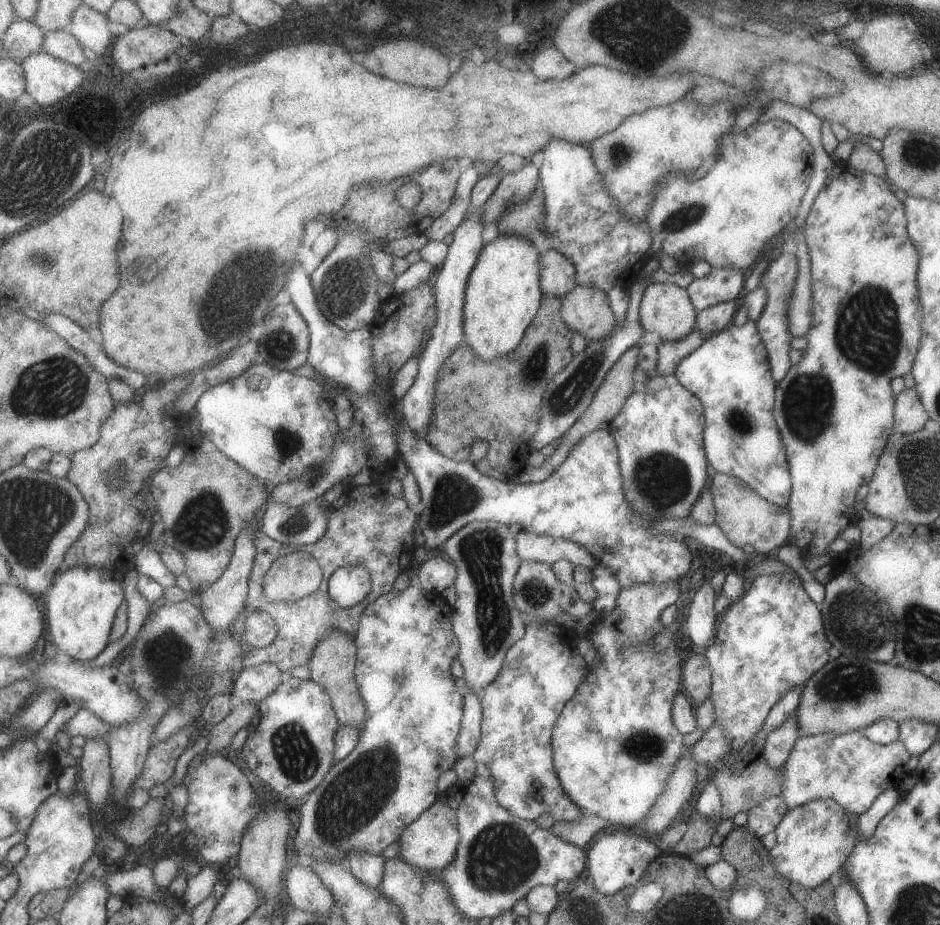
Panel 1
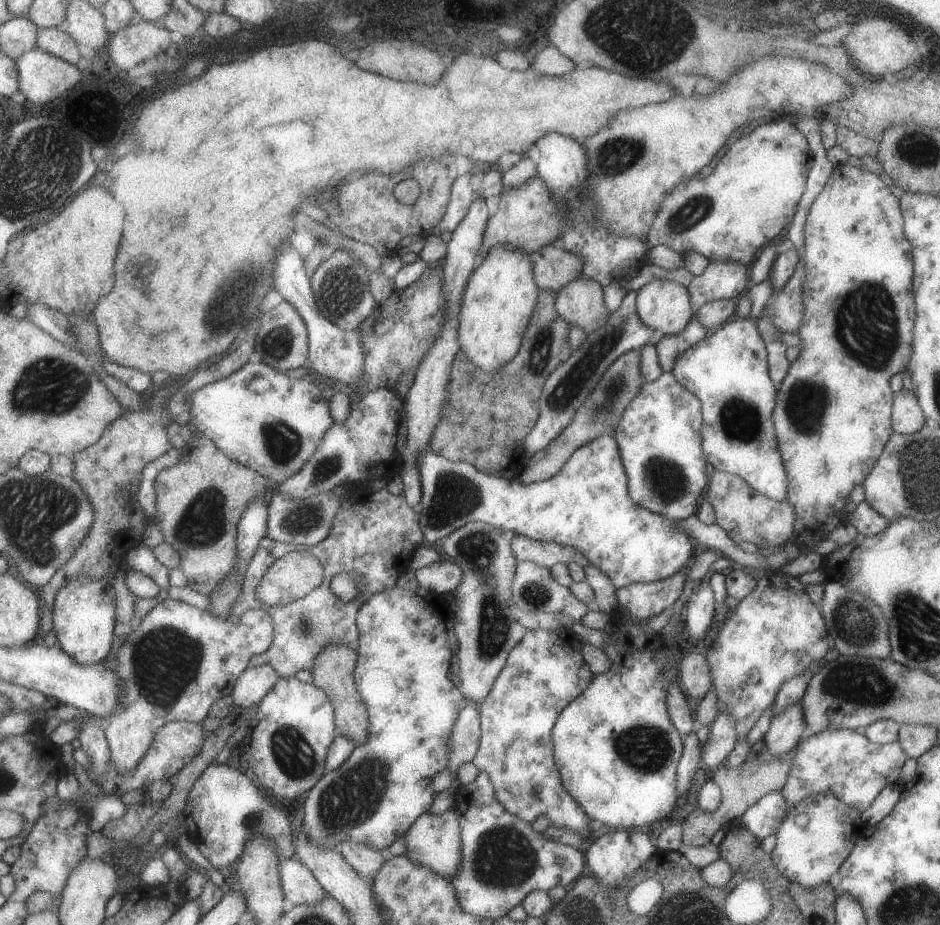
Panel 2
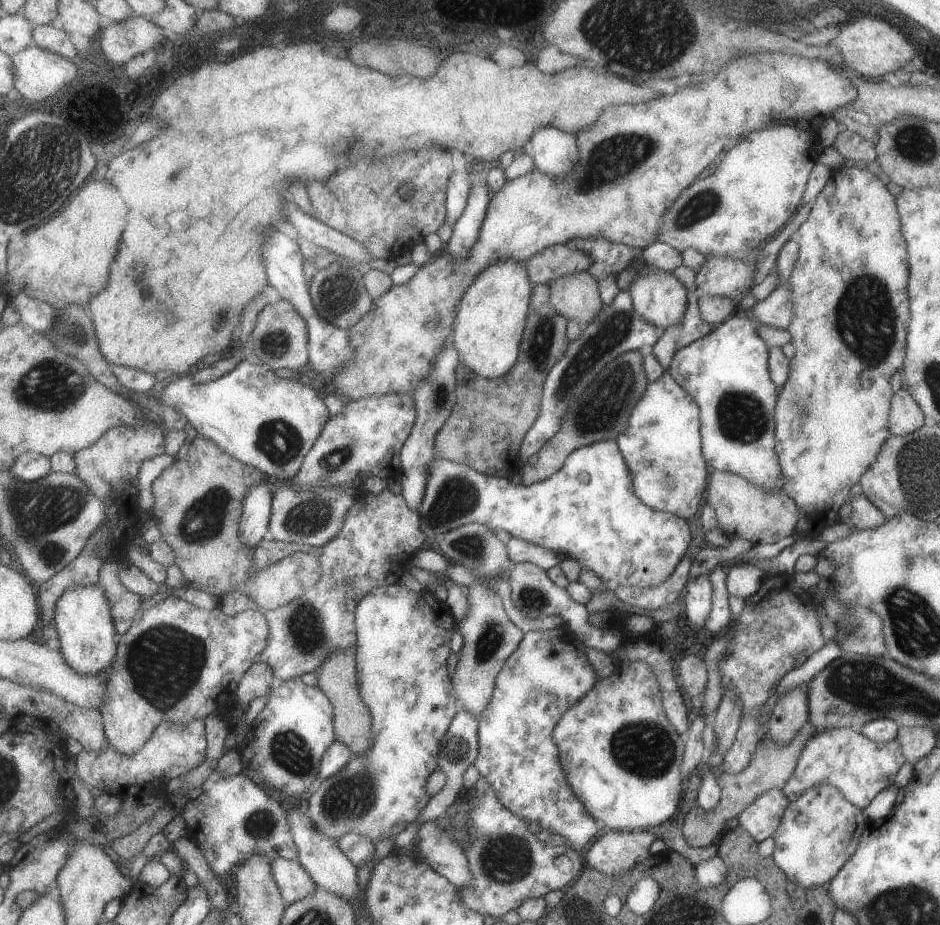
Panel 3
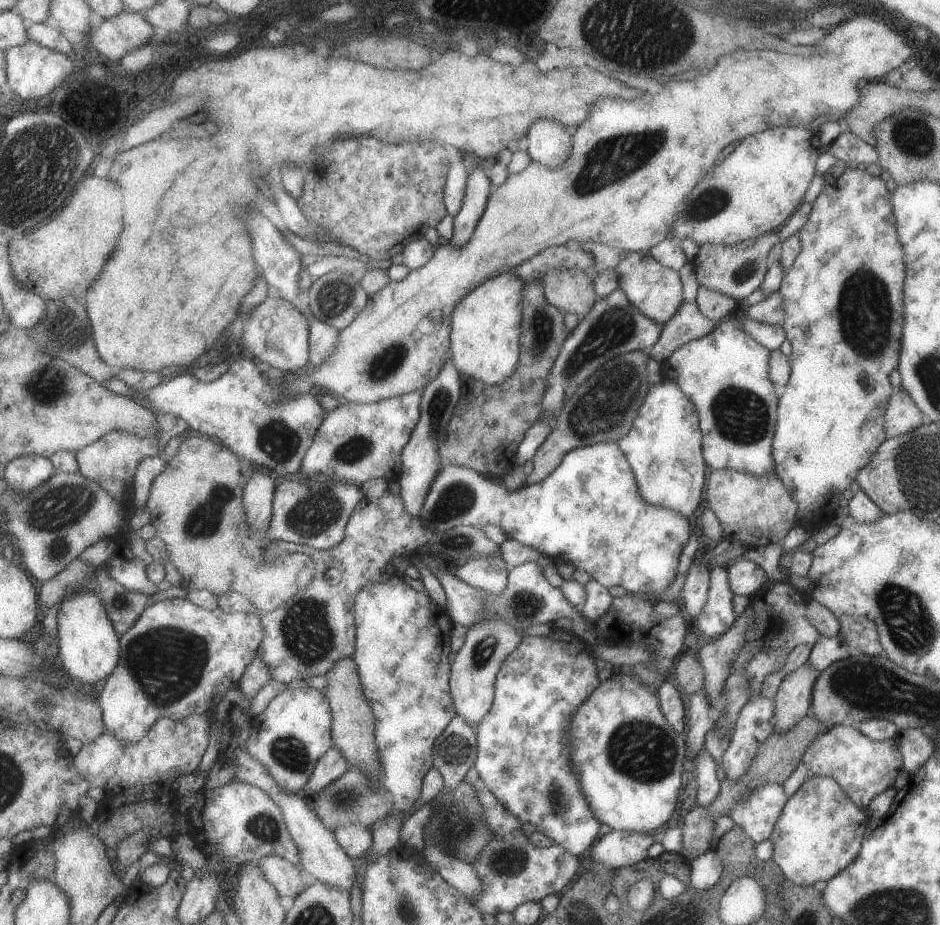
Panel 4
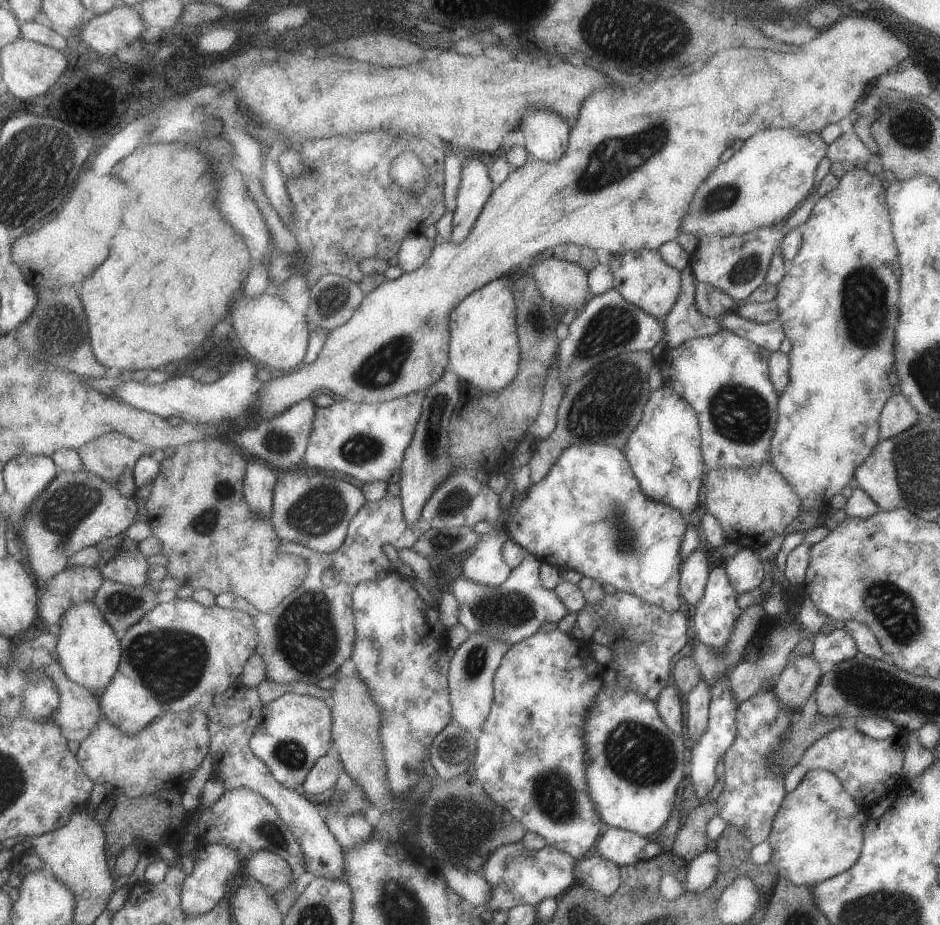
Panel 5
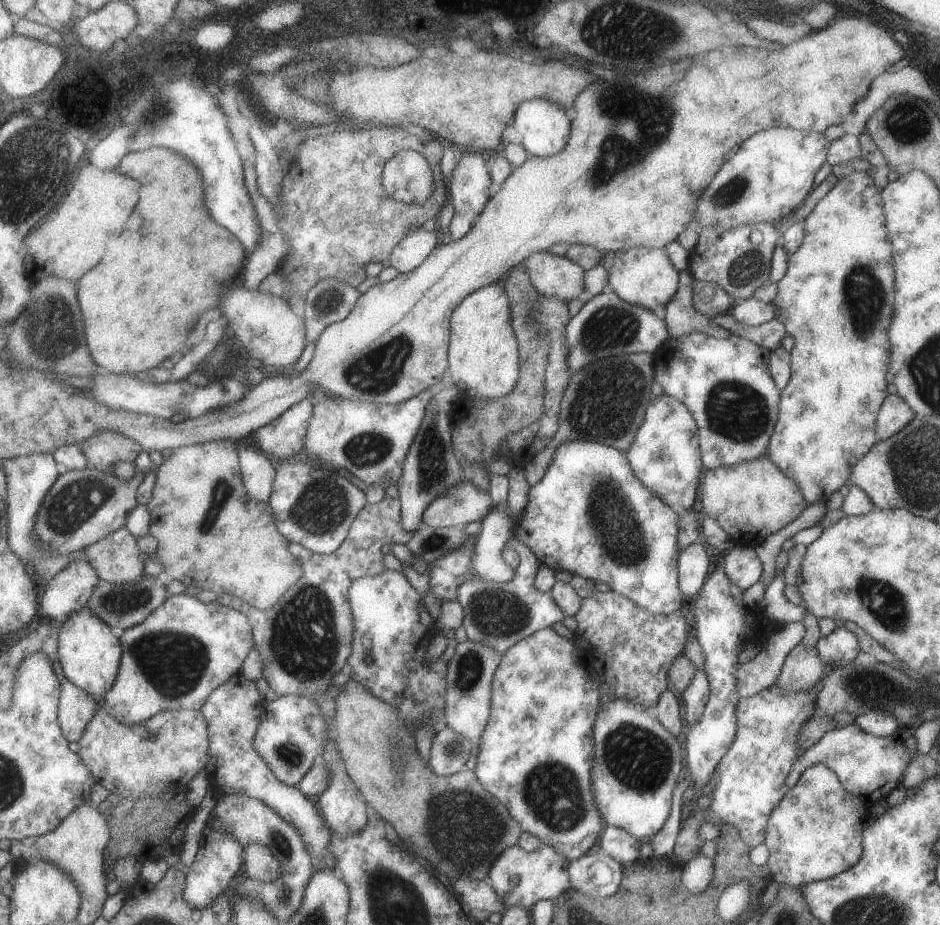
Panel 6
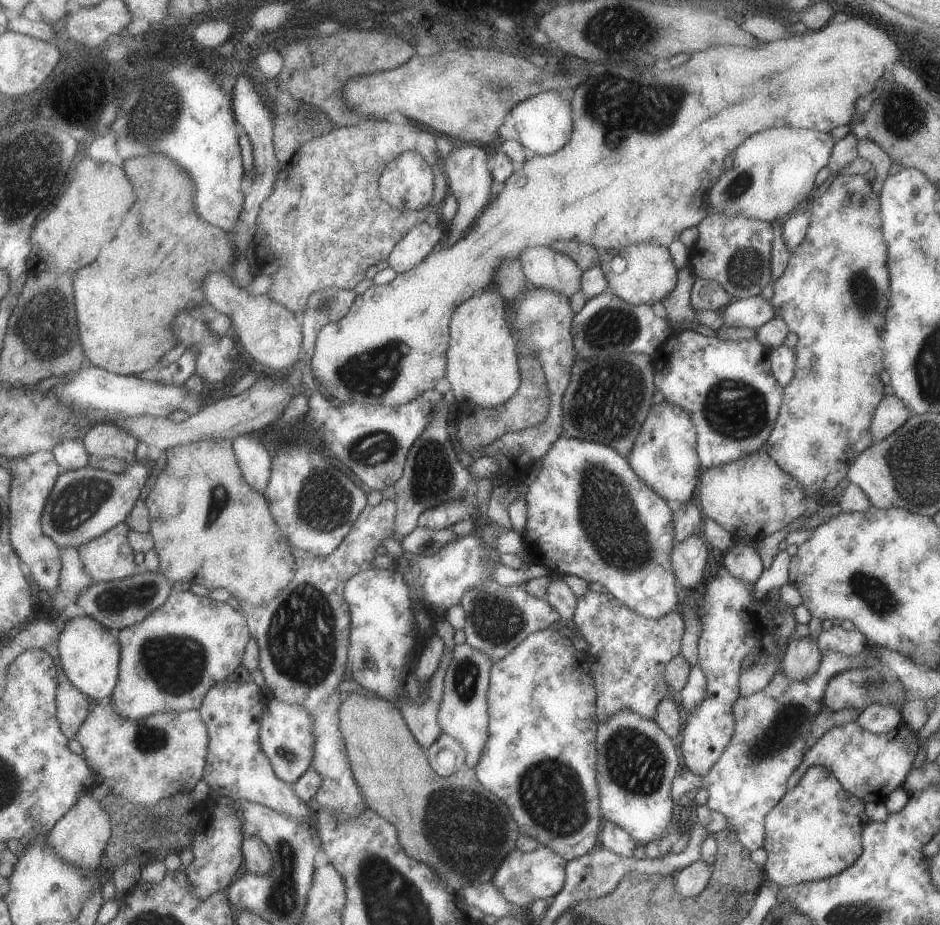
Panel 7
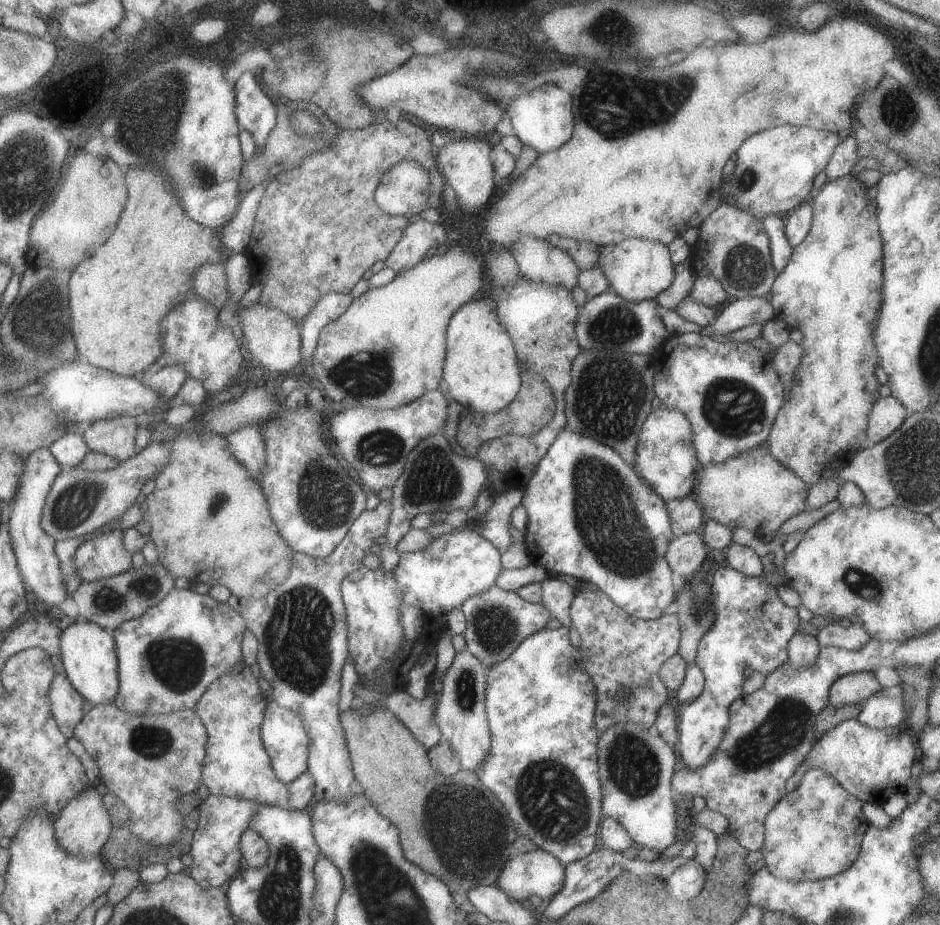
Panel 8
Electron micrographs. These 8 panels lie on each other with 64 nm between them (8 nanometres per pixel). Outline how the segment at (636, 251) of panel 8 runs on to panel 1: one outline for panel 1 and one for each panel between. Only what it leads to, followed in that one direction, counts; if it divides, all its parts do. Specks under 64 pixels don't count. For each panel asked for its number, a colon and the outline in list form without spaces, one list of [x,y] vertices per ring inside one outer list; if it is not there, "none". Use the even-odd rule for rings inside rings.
1: [[[649,284],[643,298],[643,306],[641,306],[641,320],[643,320],[643,326],[647,328],[647,334],[655,336],[657,342],[659,340],[679,342],[695,330],[697,312],[685,288],[679,288],[675,284]]]
2: [[[657,280],[639,290],[639,314],[659,336],[677,336],[689,326],[695,310],[687,288]]]
3: [[[637,262],[635,266],[631,266],[631,270],[639,270],[645,268],[645,274],[629,288],[629,292],[635,298],[635,310],[655,328],[667,330],[673,326],[679,326],[683,322],[683,316],[687,314],[687,288],[669,272],[659,270],[659,268],[649,268],[645,262]]]
4: [[[633,252],[617,266],[617,272],[621,276],[621,290],[625,290],[637,310],[641,310],[653,322],[667,324],[683,306],[683,282],[679,272],[663,268],[659,262],[651,260],[647,252]]]
5: [[[657,250],[643,252],[627,252],[627,254],[611,254],[611,266],[615,272],[615,290],[623,292],[623,296],[635,306],[649,312],[653,318],[665,318],[671,308],[677,304],[681,294],[681,272],[667,266]]]
6: [[[631,248],[623,254],[605,254],[603,264],[609,272],[611,290],[617,292],[625,302],[641,308],[651,308],[671,304],[675,292],[679,292],[679,272],[667,258],[665,248]]]
7: [[[639,242],[639,244],[629,244],[621,250],[603,250],[601,256],[603,256],[601,268],[611,284],[609,290],[633,306],[641,304],[653,306],[653,302],[667,300],[667,296],[671,296],[671,292],[675,292],[675,286],[679,284],[677,282],[679,270],[675,270],[669,250],[663,246]],[[615,264],[619,264],[619,268],[615,268]]]

